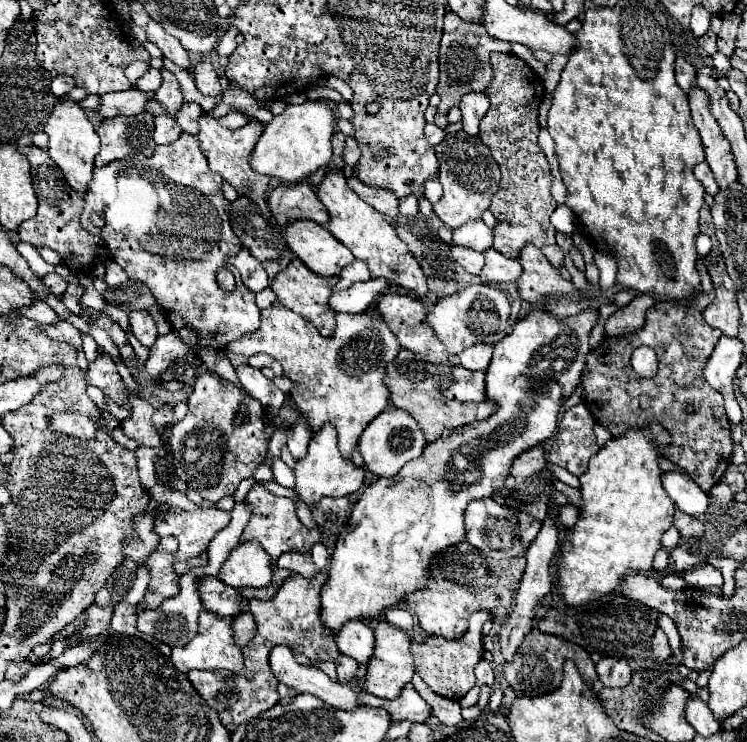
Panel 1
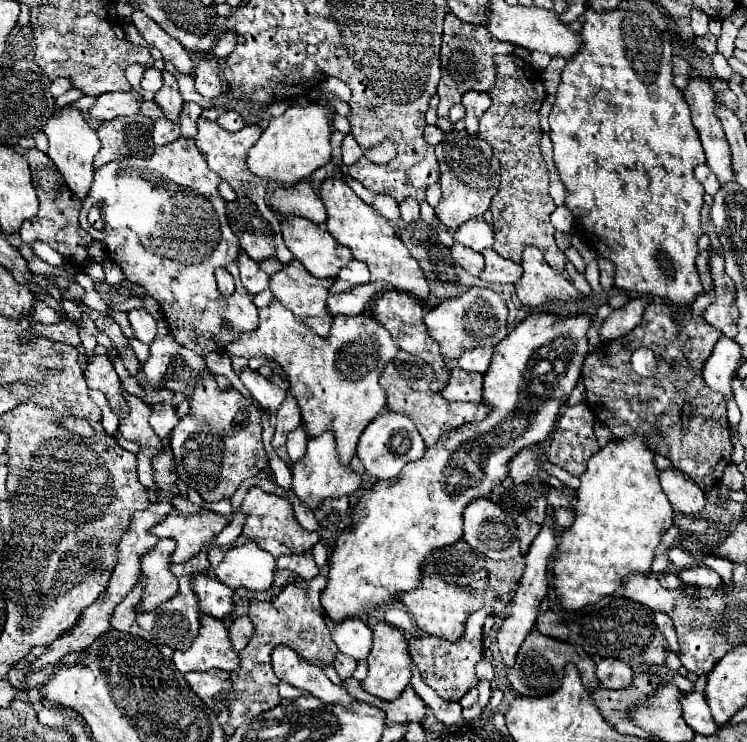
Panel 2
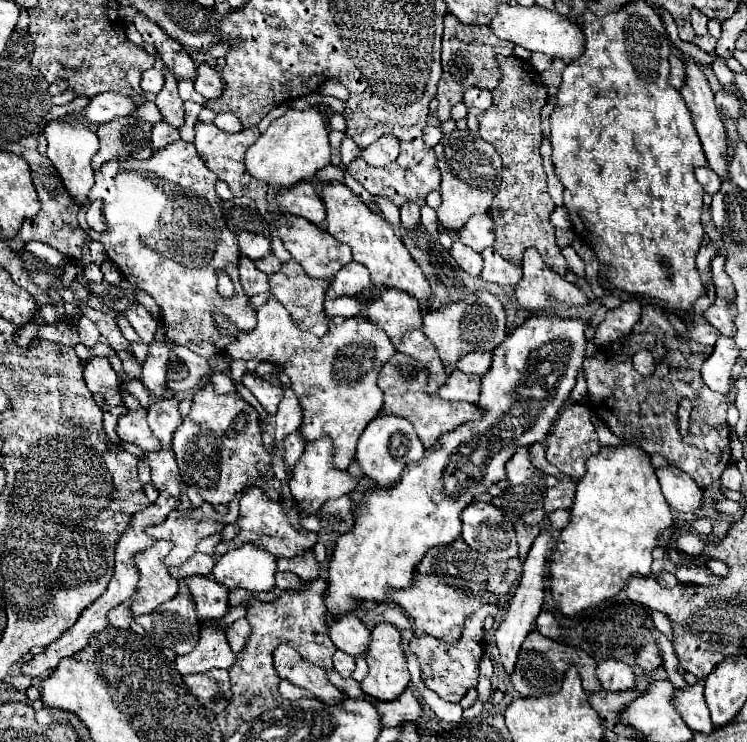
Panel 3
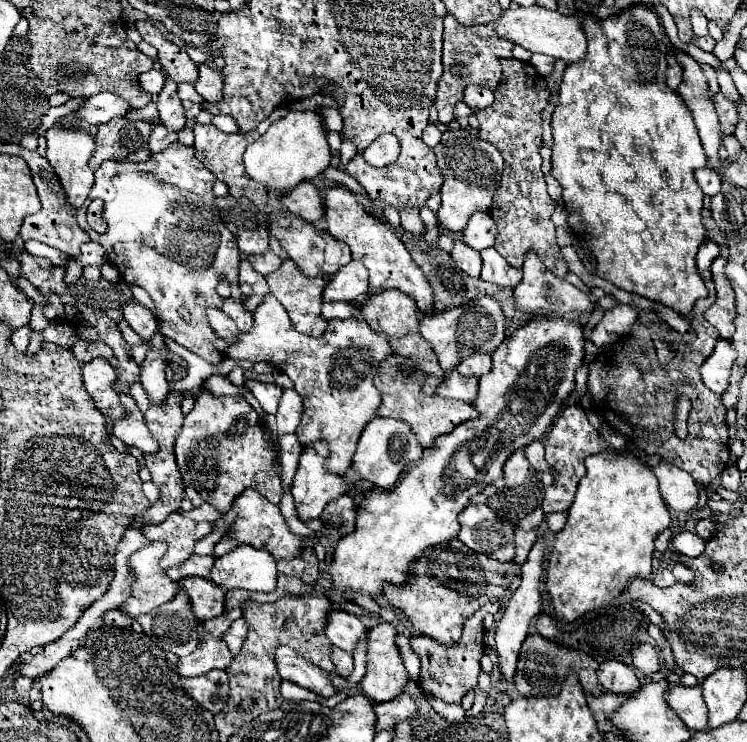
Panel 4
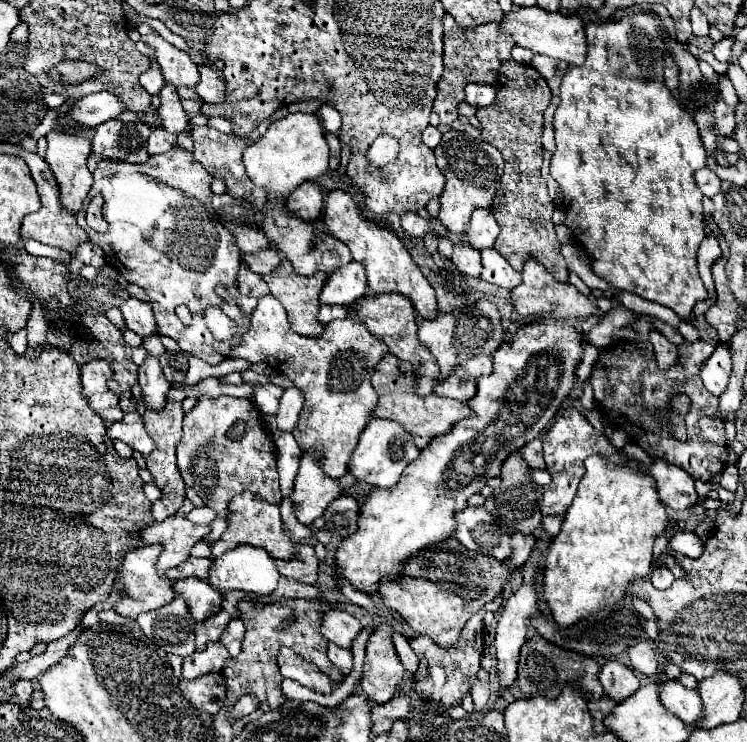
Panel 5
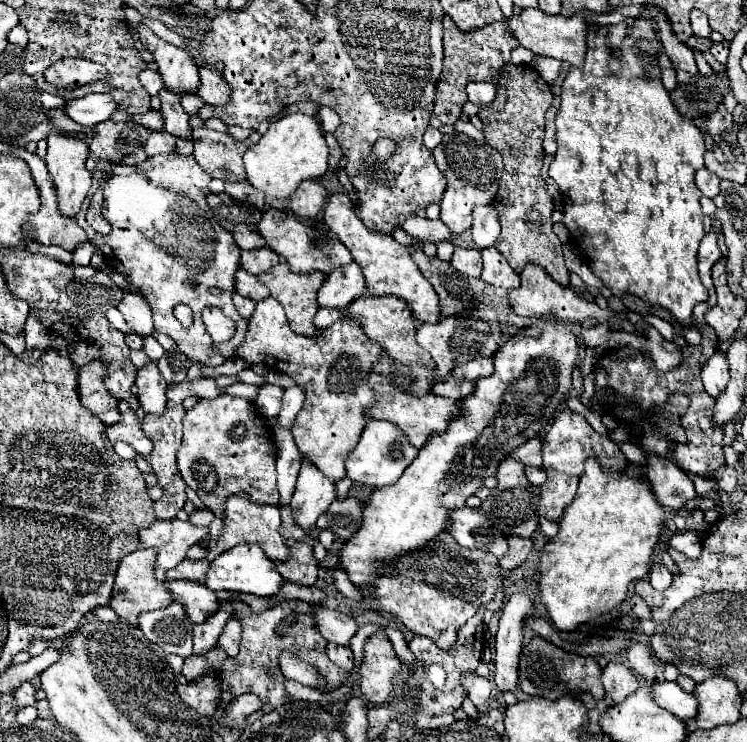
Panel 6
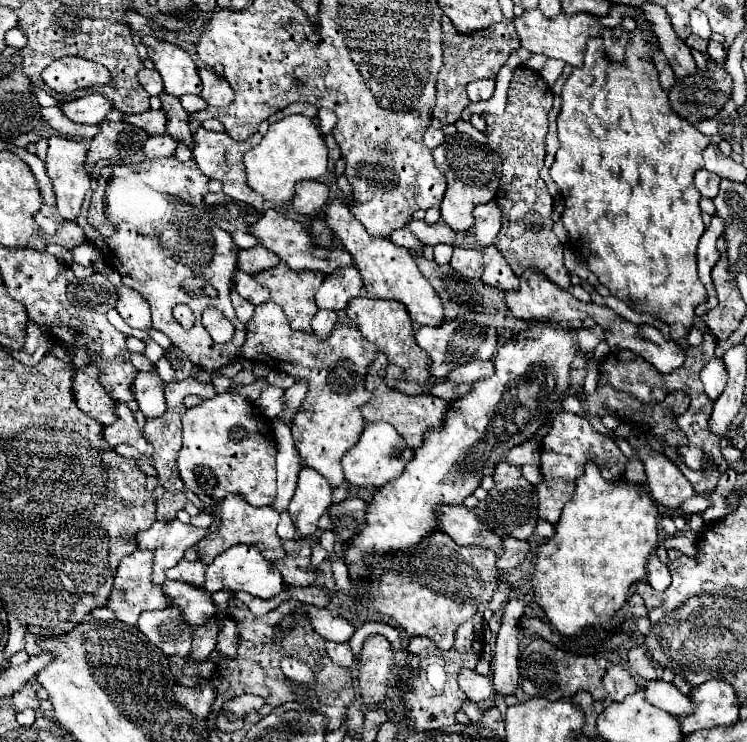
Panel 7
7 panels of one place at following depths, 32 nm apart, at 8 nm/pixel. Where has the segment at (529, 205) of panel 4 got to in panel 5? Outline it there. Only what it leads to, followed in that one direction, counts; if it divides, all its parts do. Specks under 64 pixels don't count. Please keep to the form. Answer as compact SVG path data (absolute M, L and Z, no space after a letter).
M516 60L502 62L502 76L508 80L496 90L496 102L488 108L480 108L476 118L480 120L480 132L486 142L496 146L504 156L504 174L500 178L500 188L492 202L494 218L500 226L500 236L494 248L508 260L514 270L522 270L528 256L534 256L544 264L544 268L560 282L566 282L568 268L564 256L560 254L560 244L556 240L552 212L554 202L548 196L546 182L540 174L542 166L542 112L550 104L550 88L546 80L530 64L520 64Z

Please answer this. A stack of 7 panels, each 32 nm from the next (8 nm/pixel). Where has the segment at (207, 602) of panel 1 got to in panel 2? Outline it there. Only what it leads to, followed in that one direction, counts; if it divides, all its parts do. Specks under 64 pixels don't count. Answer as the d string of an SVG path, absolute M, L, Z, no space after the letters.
M196 574L194 580L192 580L192 588L198 596L198 602L200 602L200 612L202 614L210 614L210 616L216 616L216 618L228 618L236 604L234 604L234 590L228 588L226 584L222 584L220 580L216 578L210 578L210 576L202 576L202 574Z

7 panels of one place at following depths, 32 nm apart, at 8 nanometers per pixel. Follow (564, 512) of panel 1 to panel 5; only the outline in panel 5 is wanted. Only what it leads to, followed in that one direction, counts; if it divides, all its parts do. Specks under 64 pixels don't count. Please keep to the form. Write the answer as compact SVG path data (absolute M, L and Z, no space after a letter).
M542 516L542 524L550 536L556 536L562 528L562 516Z

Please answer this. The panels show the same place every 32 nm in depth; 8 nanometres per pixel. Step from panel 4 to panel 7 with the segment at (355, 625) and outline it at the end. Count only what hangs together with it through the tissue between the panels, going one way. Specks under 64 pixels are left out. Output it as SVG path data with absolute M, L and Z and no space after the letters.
M310 606L308 610L308 618L312 620L312 628L316 628L316 632L324 638L324 640L332 640L338 644L344 644L352 638L356 626L354 622L346 620L344 616L330 612L328 608L318 608L318 606Z

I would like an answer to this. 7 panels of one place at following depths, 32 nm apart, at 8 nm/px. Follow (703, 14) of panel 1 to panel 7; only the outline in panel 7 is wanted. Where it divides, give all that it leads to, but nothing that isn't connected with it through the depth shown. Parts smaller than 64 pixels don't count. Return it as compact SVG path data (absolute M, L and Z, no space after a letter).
M692 10L690 12L690 26L692 26L692 32L696 36L700 36L700 38L706 38L708 40L712 36L712 30L708 26L708 18L700 10Z

